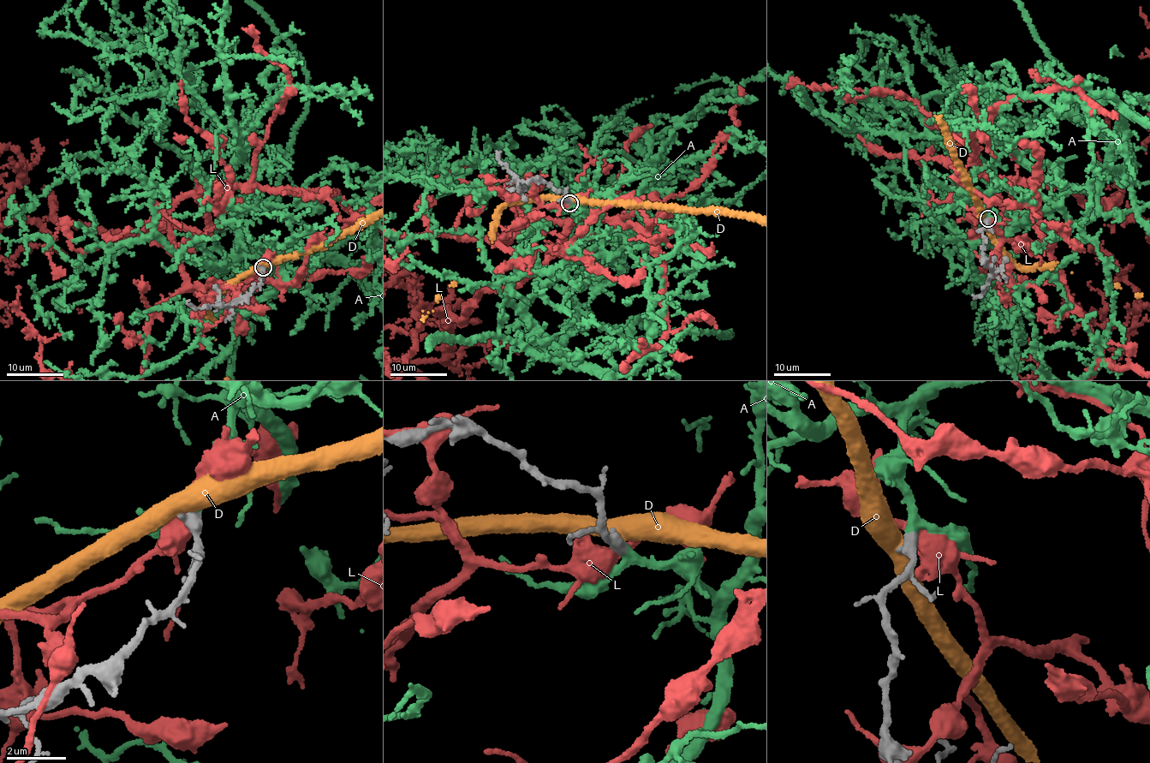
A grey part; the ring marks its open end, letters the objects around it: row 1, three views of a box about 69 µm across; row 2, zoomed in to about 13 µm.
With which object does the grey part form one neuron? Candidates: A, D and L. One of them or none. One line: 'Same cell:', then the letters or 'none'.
Same cell: A

